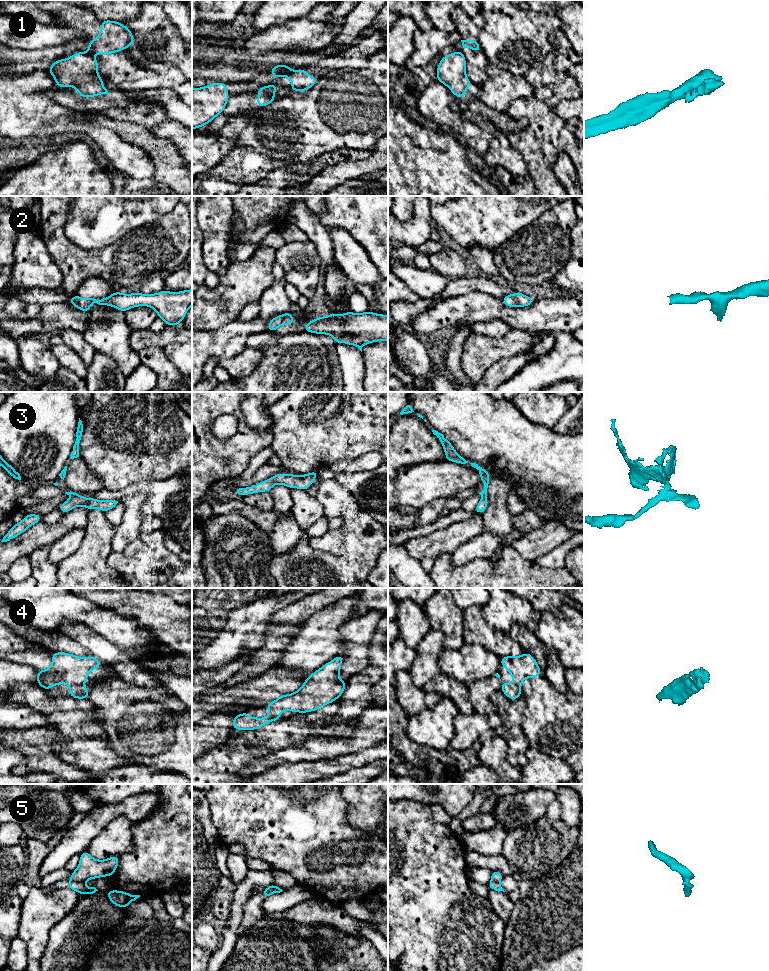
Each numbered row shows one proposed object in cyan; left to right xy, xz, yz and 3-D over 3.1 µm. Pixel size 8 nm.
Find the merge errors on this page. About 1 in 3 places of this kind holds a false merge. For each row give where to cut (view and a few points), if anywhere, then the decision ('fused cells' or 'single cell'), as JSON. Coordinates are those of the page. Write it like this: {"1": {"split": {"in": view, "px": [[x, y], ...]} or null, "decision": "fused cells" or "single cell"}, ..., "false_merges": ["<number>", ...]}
{"1": {"split": {"in": "xz", "px": [[291, 70], [284, 74]]}, "decision": "fused cells"}, "2": {"split": null, "decision": "single cell"}, "3": {"split": null, "decision": "single cell"}, "4": {"split": null, "decision": "single cell"}, "5": {"split": {"in": "xy", "px": [[70, 880], [83, 882]]}, "decision": "fused cells"}, "false_merges": ["1", "5"]}

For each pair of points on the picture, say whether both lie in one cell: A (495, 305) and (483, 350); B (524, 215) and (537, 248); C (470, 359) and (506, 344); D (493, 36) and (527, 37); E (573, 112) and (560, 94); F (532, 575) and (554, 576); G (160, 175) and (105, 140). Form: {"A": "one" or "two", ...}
{"A": "two", "B": "two", "C": "one", "D": "one", "E": "two", "F": "one", "G": "two"}

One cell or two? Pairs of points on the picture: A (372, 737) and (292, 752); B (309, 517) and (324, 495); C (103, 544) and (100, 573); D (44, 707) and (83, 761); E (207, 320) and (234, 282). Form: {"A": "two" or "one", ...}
{"A": "one", "B": "two", "C": "one", "D": "one", "E": "one"}

